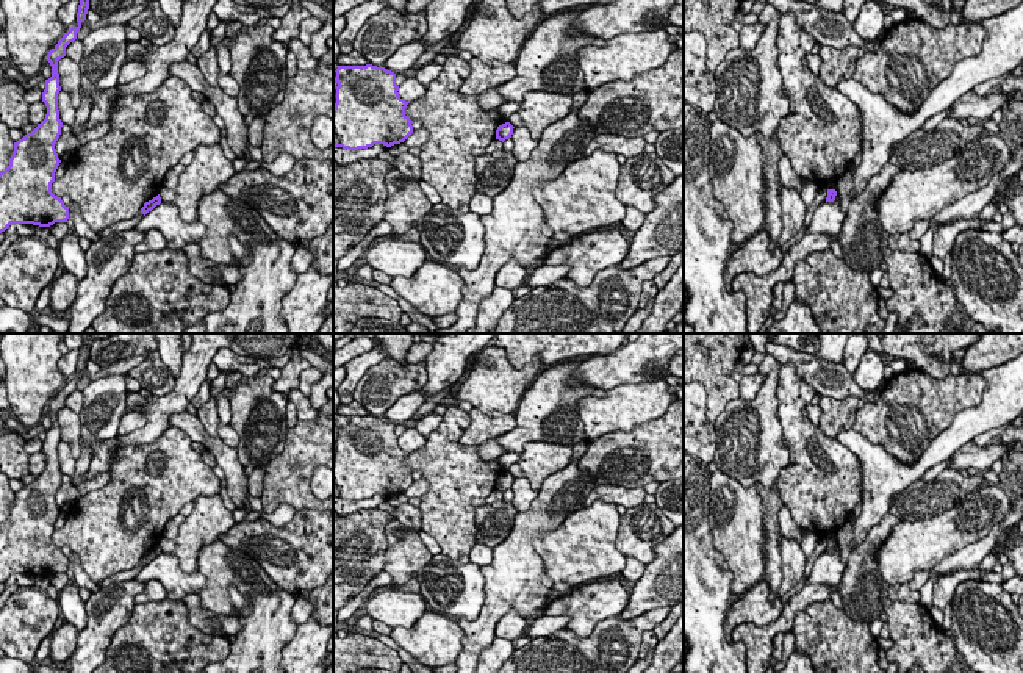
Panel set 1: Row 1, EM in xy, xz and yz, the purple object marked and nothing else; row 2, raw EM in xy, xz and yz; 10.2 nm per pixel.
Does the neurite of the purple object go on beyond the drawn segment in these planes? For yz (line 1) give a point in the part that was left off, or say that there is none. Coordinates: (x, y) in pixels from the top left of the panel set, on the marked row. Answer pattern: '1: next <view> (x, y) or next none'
1: next none

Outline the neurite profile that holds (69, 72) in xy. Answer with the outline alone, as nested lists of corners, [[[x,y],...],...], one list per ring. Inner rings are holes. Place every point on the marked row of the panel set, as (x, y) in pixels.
[[[64,56],[58,61],[59,86],[61,91],[67,92],[72,105],[80,108],[80,67],[75,61]]]

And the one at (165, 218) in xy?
[[[161,202],[149,211],[135,227],[139,232],[156,229],[166,239],[167,247],[183,250],[185,246],[200,244],[206,227],[197,219],[185,222],[180,218],[178,208],[174,203]]]

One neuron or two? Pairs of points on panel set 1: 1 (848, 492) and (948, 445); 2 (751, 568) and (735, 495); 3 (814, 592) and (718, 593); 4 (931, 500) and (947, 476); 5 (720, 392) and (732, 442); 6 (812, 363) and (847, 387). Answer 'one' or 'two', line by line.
1: two
2: one
3: two
4: one
5: two
6: one

